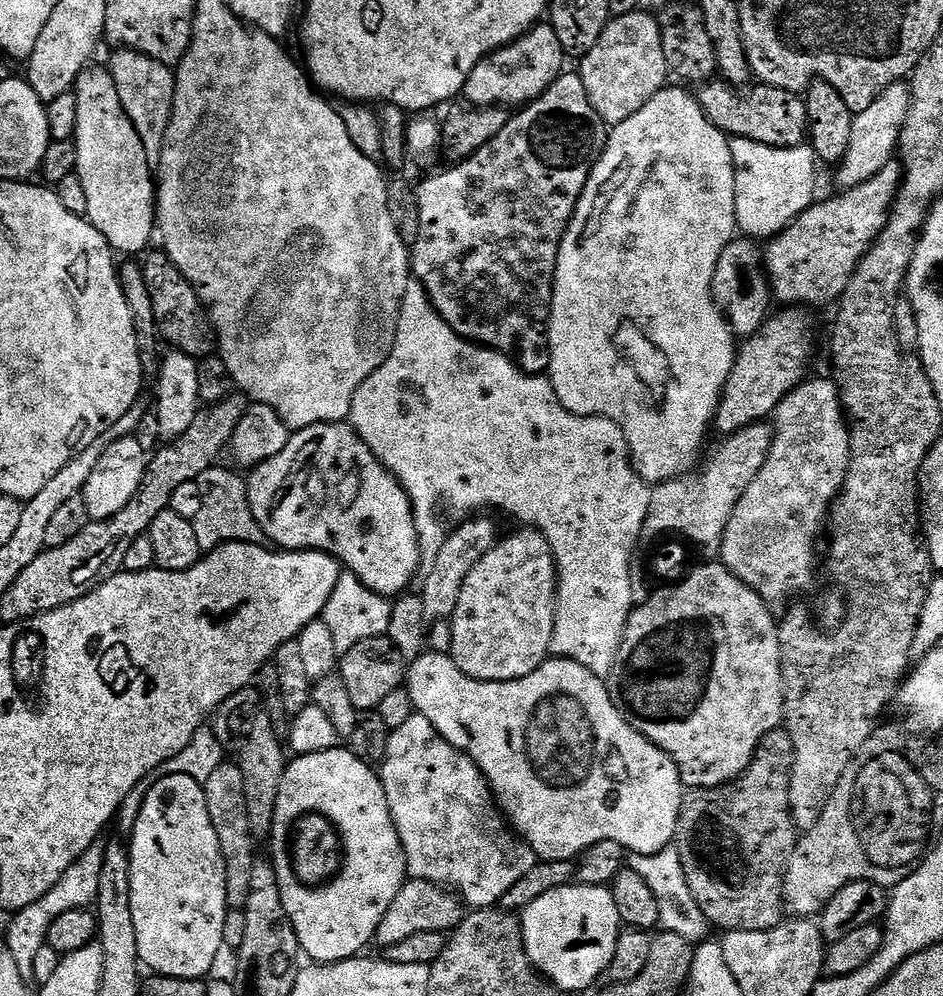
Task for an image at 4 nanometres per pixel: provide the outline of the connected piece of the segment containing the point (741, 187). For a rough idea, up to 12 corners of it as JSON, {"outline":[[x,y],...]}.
{"outline":[[733,139],[736,227],[767,241],[817,199],[816,152]]}

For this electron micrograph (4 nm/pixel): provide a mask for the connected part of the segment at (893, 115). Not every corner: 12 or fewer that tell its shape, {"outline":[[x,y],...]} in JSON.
{"outline":[[892,84],[855,113],[841,189],[893,163],[912,89]]}

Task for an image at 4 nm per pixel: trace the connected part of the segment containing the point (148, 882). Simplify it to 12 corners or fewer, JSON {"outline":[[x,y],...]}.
{"outline":[[157,779],[130,833],[141,965],[198,980],[230,905],[204,785]]}

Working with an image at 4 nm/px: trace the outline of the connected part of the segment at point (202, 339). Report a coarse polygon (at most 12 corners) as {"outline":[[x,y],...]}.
{"outline":[[162,250],[142,265],[159,335],[198,362],[216,328],[194,286]]}

